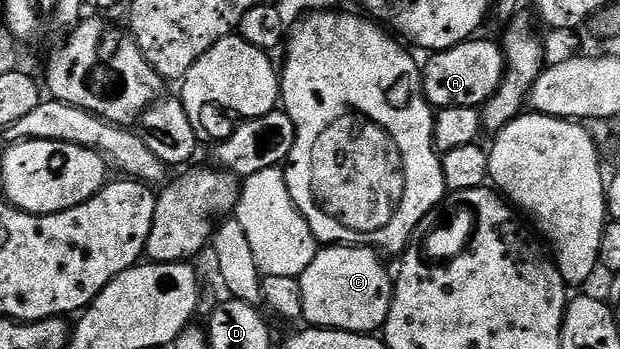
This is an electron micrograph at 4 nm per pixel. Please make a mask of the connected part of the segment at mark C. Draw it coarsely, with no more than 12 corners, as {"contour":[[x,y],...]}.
{"contour":[[375,247],[319,249],[299,276],[314,328],[375,333],[393,277]]}

